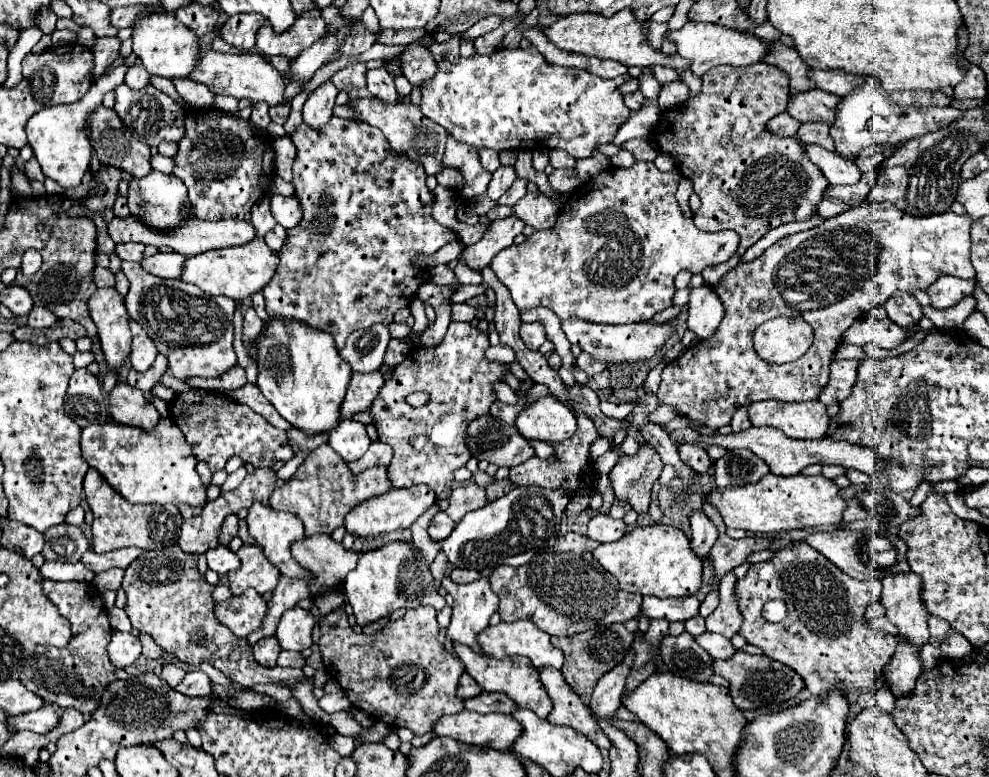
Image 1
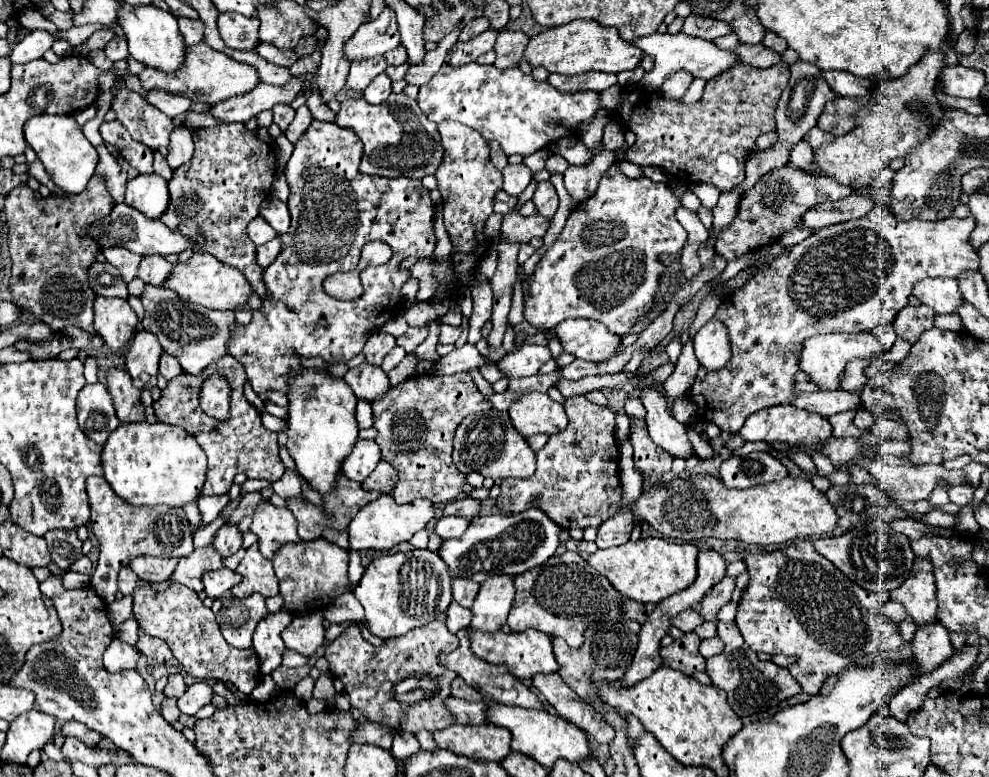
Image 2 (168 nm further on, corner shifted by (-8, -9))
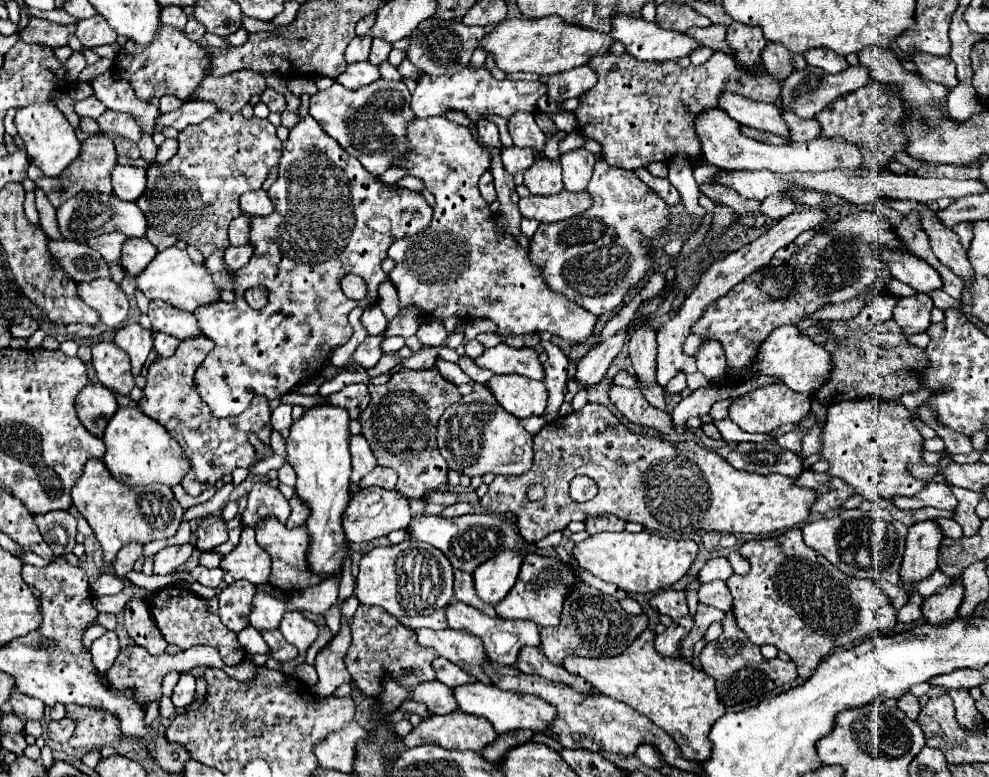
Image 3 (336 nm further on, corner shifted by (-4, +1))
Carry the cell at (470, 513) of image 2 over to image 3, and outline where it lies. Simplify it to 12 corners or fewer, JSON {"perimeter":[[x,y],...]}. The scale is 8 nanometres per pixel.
{"perimeter":[[436,490],[426,496],[426,512],[436,516],[458,502],[452,490]]}

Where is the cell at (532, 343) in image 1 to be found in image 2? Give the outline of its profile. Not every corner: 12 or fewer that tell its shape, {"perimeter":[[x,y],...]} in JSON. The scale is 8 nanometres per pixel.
{"perimeter":[[524,344],[496,366],[504,378],[538,374],[552,358],[548,346]]}

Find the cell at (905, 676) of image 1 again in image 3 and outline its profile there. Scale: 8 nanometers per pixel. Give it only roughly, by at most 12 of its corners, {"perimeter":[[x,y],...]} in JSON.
{"perimeter":[[944,588],[922,604],[928,624],[946,624],[958,616],[964,588]]}

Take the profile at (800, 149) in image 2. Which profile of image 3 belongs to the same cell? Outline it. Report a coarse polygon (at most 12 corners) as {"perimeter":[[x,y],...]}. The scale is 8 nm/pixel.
{"perimeter":[[736,94],[720,96],[720,108],[738,124],[790,140],[776,104]]}

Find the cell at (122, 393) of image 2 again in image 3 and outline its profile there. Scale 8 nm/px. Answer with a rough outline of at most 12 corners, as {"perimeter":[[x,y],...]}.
{"perimeter":[[116,344],[92,346],[100,384],[130,396],[134,376],[126,352]]}

